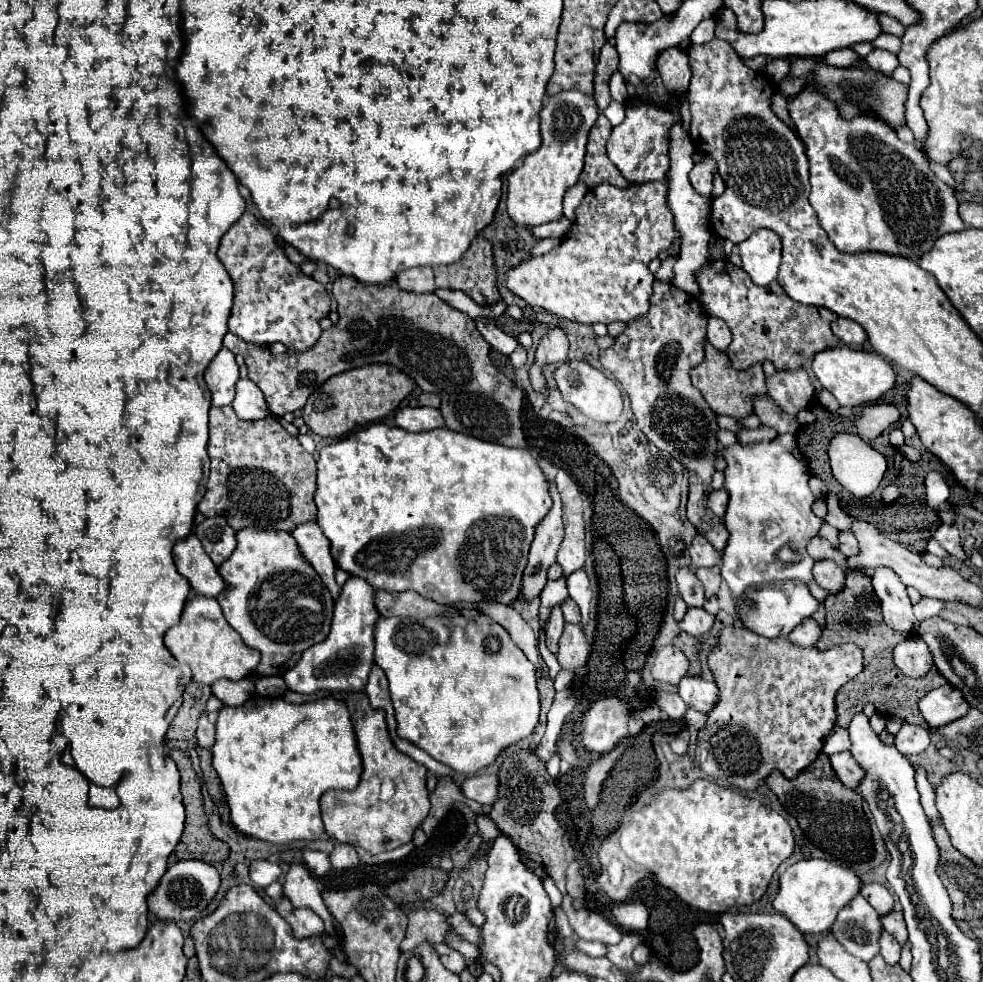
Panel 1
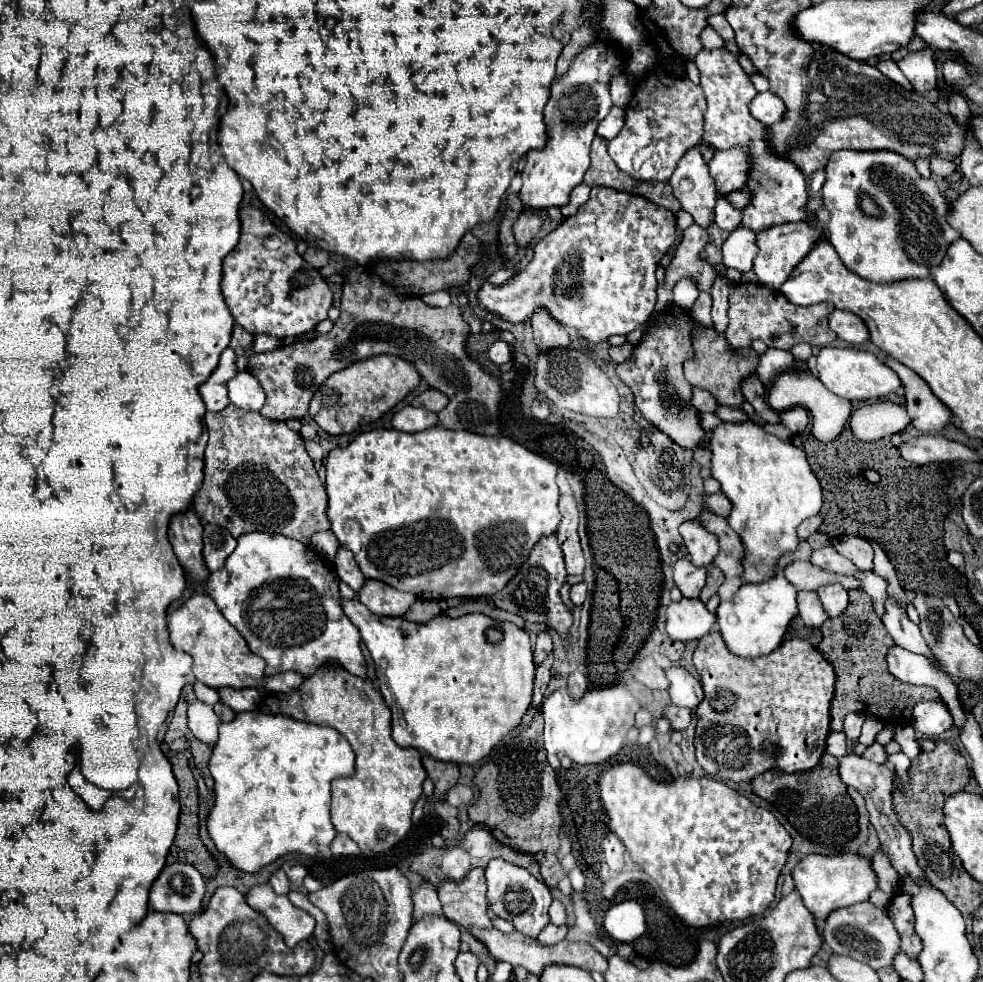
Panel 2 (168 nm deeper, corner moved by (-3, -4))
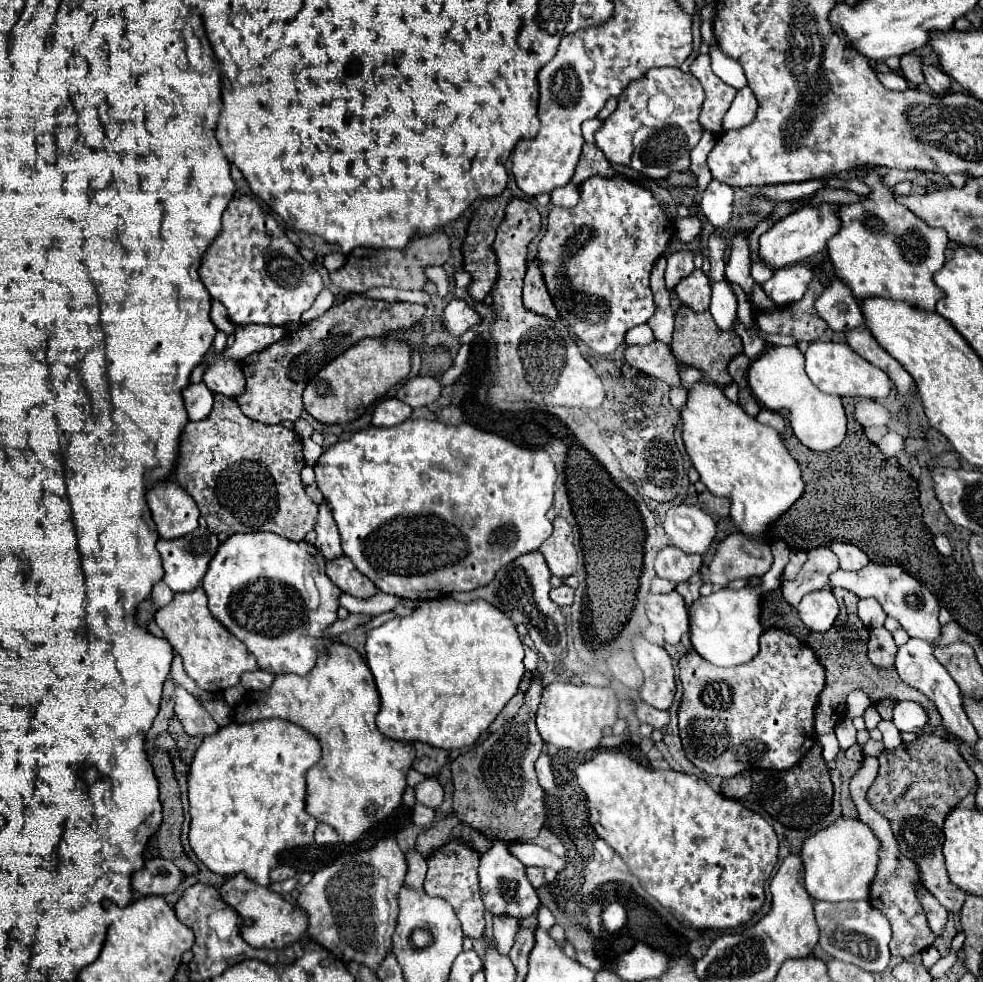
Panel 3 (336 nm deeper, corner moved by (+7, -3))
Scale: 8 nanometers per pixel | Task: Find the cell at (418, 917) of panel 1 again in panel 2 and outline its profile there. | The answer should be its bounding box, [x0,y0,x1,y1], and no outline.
[413,881,443,919]

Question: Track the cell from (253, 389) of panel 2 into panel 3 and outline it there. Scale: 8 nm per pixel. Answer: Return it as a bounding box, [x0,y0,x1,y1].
[203,354,245,398]

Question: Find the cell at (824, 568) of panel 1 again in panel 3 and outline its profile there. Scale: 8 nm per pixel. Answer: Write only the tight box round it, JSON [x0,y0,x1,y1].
[797,588,839,632]

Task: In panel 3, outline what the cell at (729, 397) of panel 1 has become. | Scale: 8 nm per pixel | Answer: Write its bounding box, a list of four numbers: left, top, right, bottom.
[671,306,743,388]

